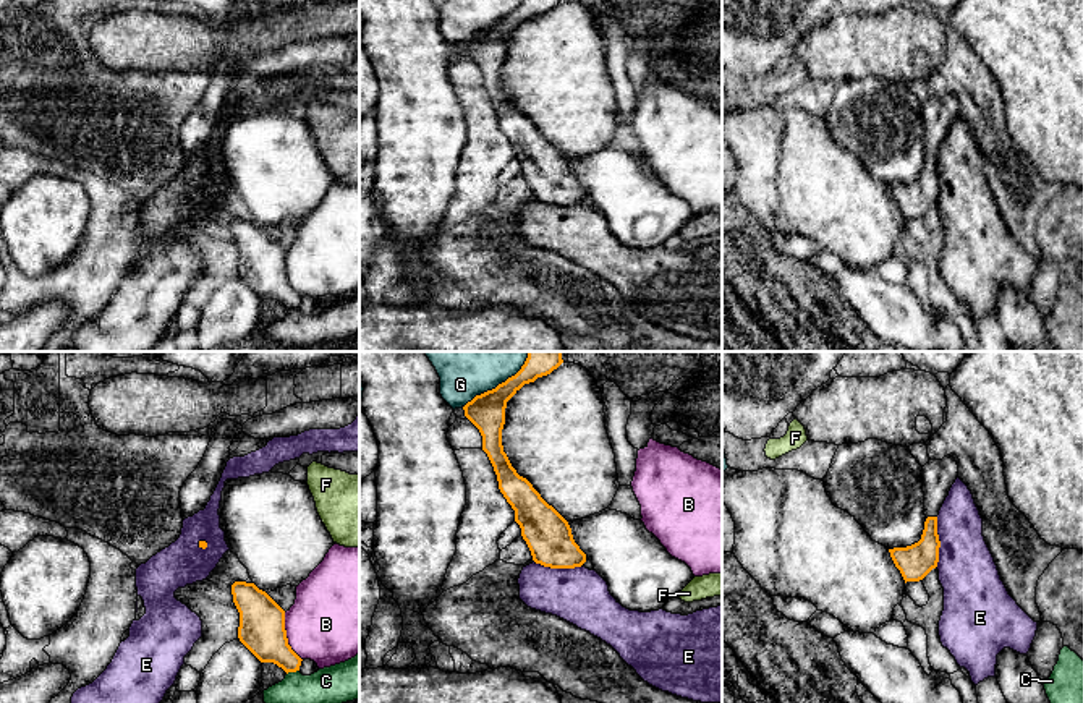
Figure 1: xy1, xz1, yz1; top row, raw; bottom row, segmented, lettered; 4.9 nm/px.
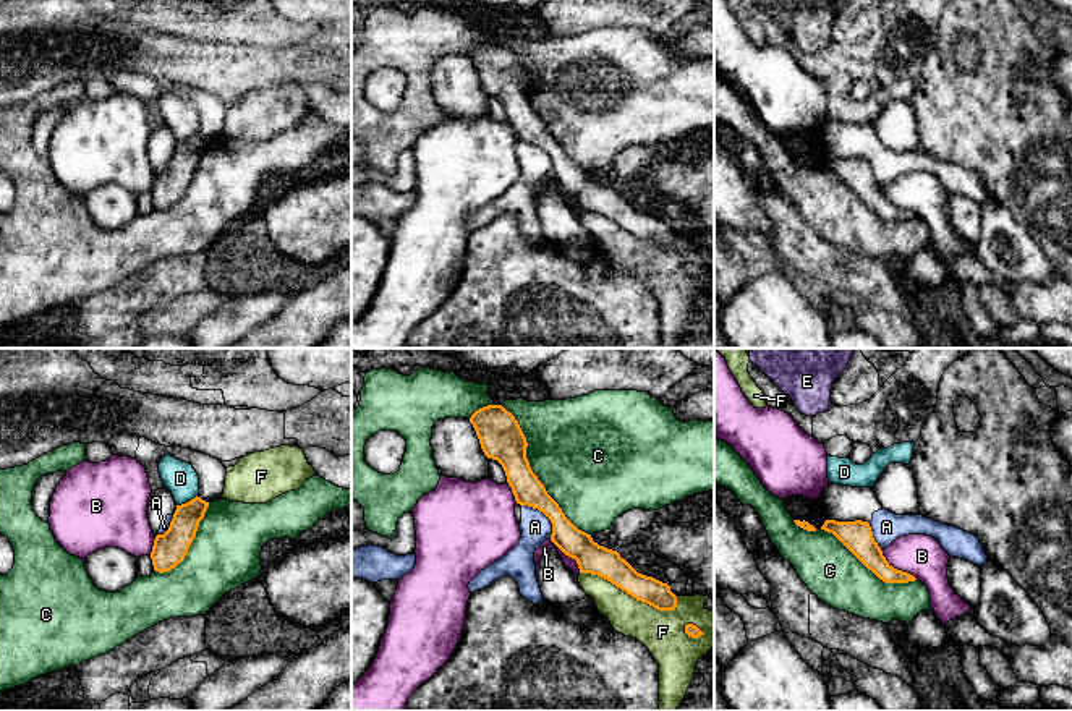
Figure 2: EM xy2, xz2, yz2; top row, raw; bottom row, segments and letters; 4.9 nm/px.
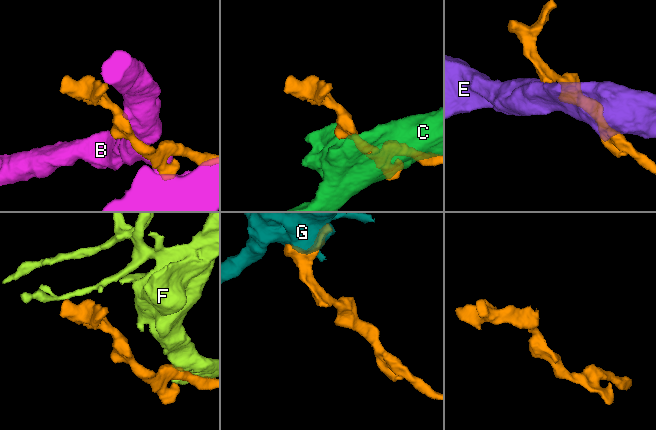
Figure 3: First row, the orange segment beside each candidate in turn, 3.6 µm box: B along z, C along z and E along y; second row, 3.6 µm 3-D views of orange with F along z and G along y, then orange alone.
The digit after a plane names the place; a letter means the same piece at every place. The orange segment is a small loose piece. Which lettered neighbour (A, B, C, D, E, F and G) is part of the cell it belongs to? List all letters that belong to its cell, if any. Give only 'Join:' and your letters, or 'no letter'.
Join: no letter

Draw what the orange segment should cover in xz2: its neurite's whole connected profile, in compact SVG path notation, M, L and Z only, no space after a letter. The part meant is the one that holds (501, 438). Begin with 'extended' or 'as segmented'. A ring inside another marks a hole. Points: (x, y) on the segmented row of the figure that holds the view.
as segmented | M487 405L476 410L470 423L484 455L502 465L517 504L538 509L551 520L551 541L576 560L580 573L598 575L657 611L677 607L677 596L667 583L638 573L617 551L599 546L565 517L533 473L526 458L526 437L510 411L502 405Z

